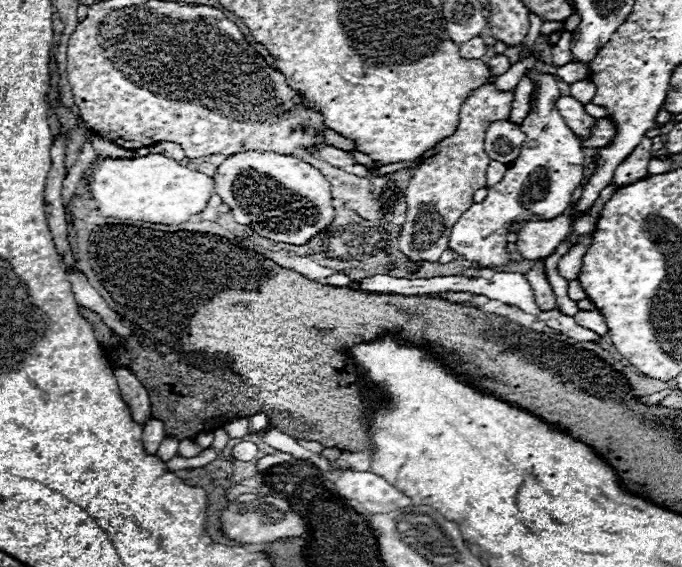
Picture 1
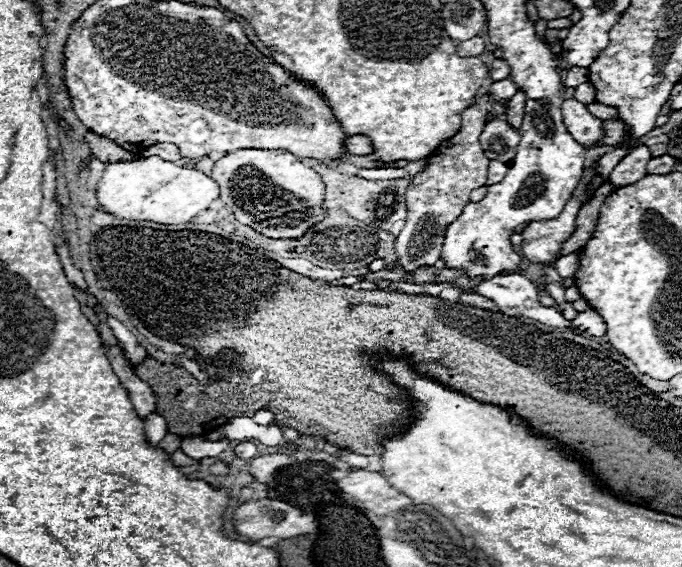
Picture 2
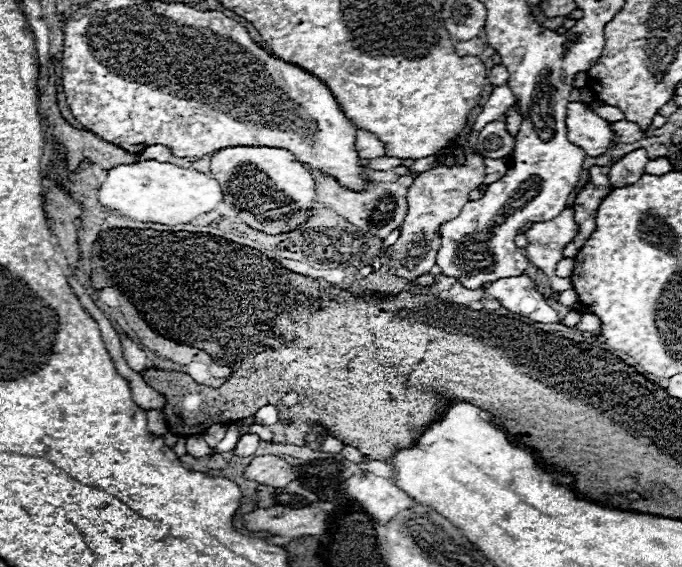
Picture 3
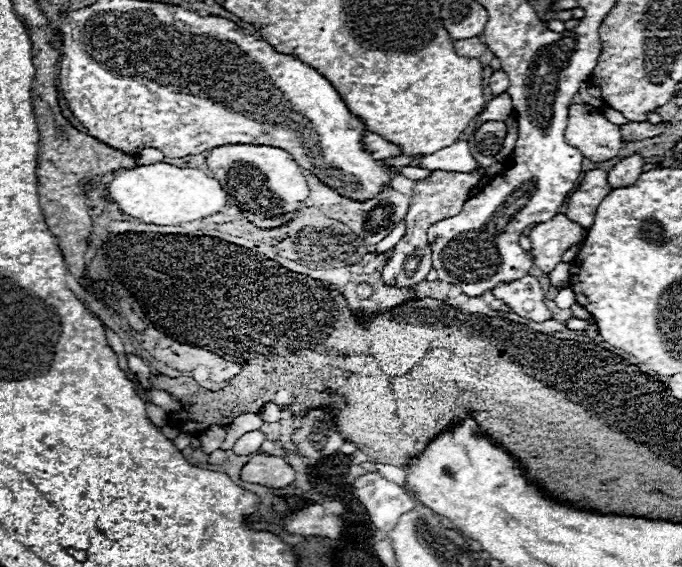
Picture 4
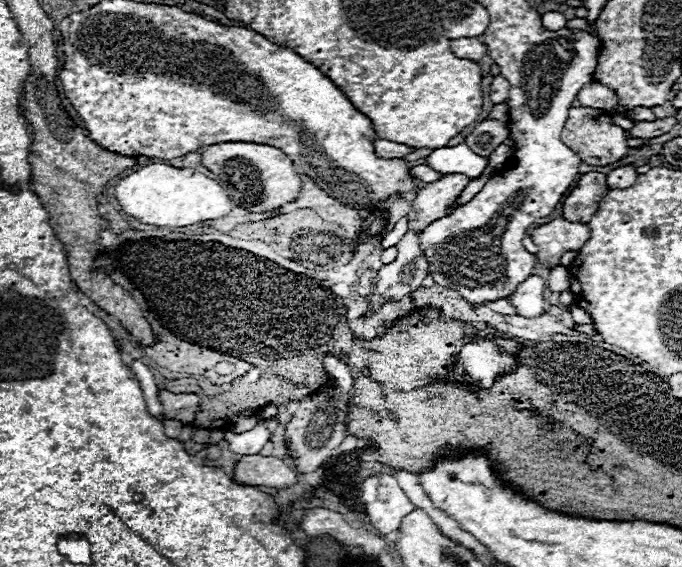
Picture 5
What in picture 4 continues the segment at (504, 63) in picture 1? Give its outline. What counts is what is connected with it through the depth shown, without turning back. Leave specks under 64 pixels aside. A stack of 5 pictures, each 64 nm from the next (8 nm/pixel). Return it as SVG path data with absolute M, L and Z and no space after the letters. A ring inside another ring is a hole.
M496 70L488 80L490 80L490 88L492 88L492 94L494 94L494 96L498 96L498 94L506 92L506 90L508 90L508 86L510 86L508 76L506 76L502 70Z

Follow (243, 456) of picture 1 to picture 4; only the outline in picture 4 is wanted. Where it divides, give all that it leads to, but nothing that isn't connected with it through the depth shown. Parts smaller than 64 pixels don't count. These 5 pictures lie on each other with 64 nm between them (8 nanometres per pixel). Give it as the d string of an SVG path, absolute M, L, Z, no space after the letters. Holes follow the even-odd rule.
M260 430L246 432L244 436L240 436L240 438L236 440L236 444L234 444L232 450L234 450L238 456L248 456L248 454L258 452L264 440L266 440L266 436L264 436Z

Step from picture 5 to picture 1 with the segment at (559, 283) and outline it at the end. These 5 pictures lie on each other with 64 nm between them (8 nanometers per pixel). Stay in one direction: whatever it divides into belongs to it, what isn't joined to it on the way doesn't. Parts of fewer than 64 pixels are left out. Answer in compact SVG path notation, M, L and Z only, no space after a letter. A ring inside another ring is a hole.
M584 234L584 238L580 238L580 242L576 246L572 246L572 250L568 250L568 254L564 254L564 258L560 258L558 262L558 274L566 280L576 280L578 272L582 268L582 258L588 250L588 246L592 244L594 234Z

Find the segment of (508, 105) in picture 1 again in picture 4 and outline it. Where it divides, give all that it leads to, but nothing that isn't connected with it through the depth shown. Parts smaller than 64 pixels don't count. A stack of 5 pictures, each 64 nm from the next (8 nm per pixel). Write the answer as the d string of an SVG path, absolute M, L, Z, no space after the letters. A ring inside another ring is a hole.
M436 170L428 178L418 180L412 188L412 198L410 198L410 210L406 214L406 234L404 238L394 246L394 254L388 260L388 264L382 270L382 278L386 284L392 286L414 286L426 278L426 274L432 270L432 244L426 242L428 238L428 228L434 226L436 222L444 218L456 216L464 202L468 200L468 192L480 182L482 172L444 172Z

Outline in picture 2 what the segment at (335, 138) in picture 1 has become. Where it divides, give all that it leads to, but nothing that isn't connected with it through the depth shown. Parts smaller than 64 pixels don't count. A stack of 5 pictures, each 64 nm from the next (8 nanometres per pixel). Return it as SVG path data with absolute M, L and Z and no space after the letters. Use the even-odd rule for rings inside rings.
M350 136L344 142L344 148L346 148L348 154L354 154L354 156L368 156L368 154L372 154L372 144L364 136Z

